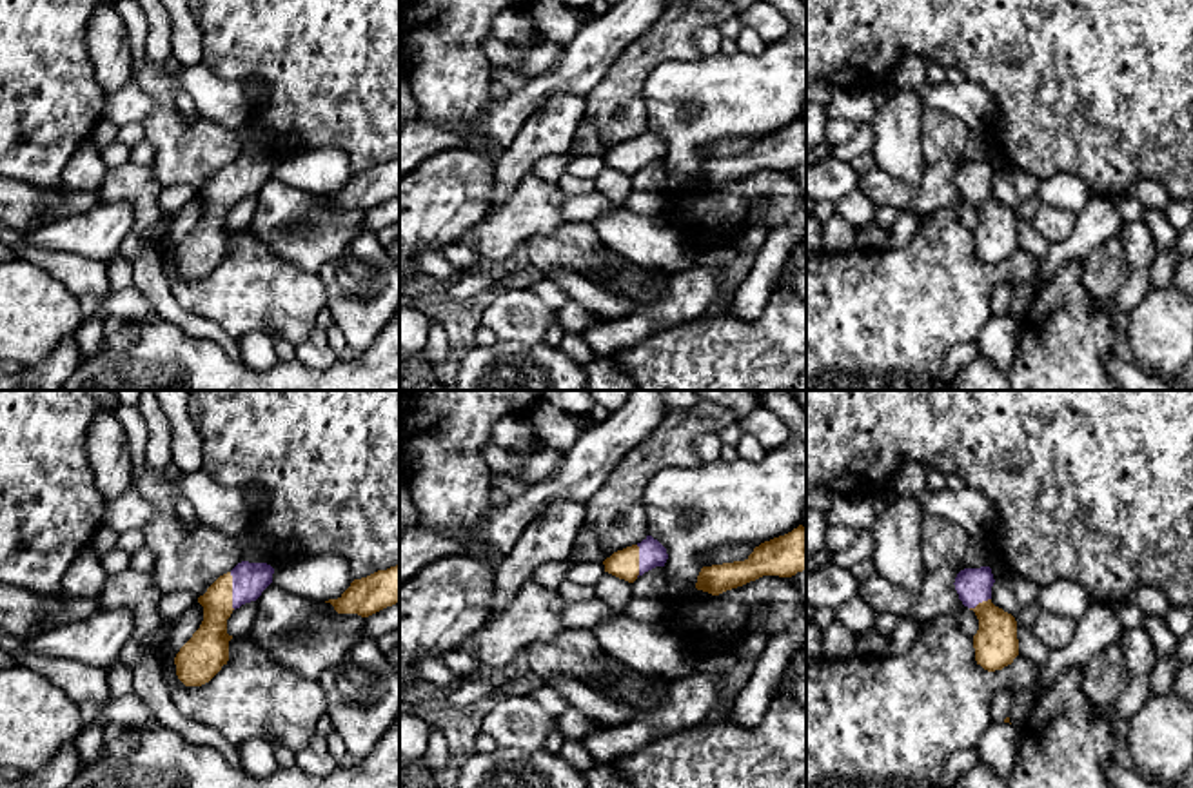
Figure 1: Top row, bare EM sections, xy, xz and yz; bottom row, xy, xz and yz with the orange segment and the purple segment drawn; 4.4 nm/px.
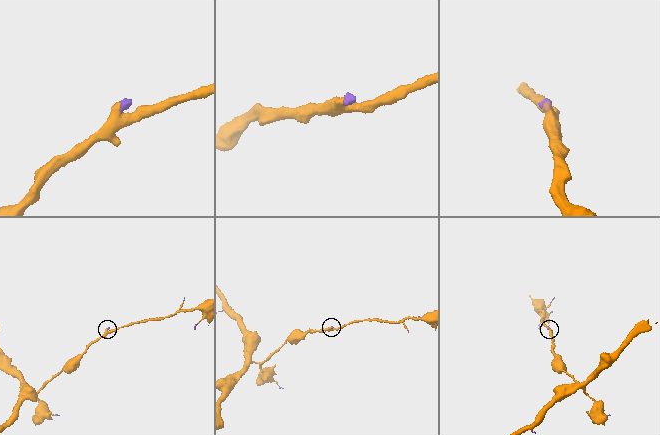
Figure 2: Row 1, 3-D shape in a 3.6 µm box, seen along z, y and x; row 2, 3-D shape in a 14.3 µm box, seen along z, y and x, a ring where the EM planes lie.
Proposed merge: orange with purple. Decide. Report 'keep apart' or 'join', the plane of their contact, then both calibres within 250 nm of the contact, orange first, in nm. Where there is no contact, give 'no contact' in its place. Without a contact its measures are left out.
join | xy | 160/160 nm

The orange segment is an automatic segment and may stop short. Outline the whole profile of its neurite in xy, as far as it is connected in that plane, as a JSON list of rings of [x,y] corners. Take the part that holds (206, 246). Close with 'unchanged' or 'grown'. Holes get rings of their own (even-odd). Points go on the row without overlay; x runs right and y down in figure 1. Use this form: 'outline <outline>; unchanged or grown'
outline [[[238,156],[220,169],[198,196],[203,214],[174,251],[176,269],[185,280],[209,276],[229,254],[227,212],[245,196],[256,194],[272,176],[274,162],[267,156]]]; grown

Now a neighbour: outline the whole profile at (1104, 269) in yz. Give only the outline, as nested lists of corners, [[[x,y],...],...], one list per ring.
[[[1120,232],[1095,247],[1082,261],[1082,285],[1097,300],[1111,300],[1129,278]]]

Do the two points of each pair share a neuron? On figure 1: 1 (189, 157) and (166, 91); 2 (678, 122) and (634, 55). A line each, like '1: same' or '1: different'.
1: same
2: different

